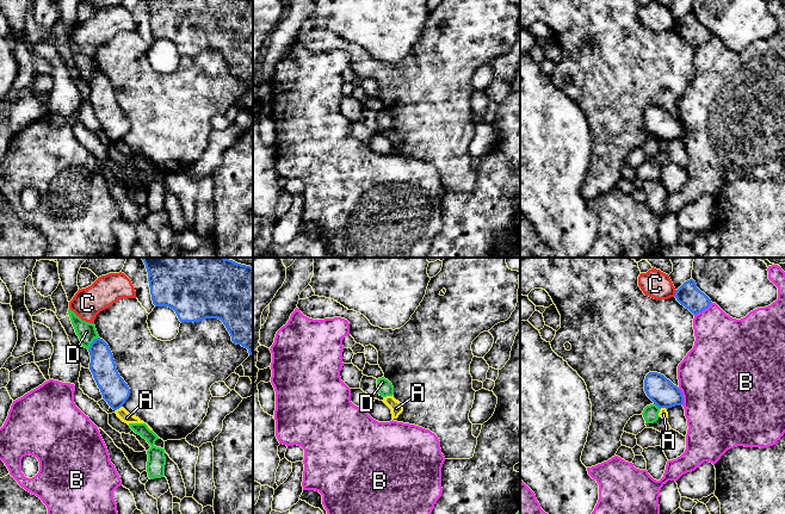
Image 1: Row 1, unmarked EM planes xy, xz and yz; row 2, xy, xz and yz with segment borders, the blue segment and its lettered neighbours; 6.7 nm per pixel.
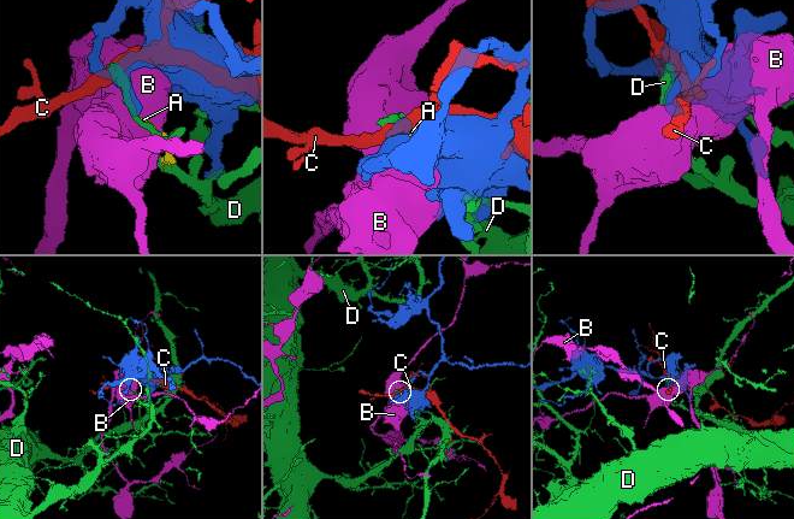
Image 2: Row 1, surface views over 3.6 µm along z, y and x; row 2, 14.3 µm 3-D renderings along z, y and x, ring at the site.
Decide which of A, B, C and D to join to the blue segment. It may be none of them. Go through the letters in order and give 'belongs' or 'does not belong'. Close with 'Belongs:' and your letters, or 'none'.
A: does not belong
B: does not belong
C: does not belong
D: does not belong
Belongs: none

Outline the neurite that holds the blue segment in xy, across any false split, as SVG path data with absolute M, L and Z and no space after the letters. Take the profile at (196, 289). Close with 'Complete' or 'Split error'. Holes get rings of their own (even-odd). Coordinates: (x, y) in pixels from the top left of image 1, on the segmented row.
M142 258L155 306L173 309L180 322L218 318L231 341L253 355L253 267L225 258Z. Complete

